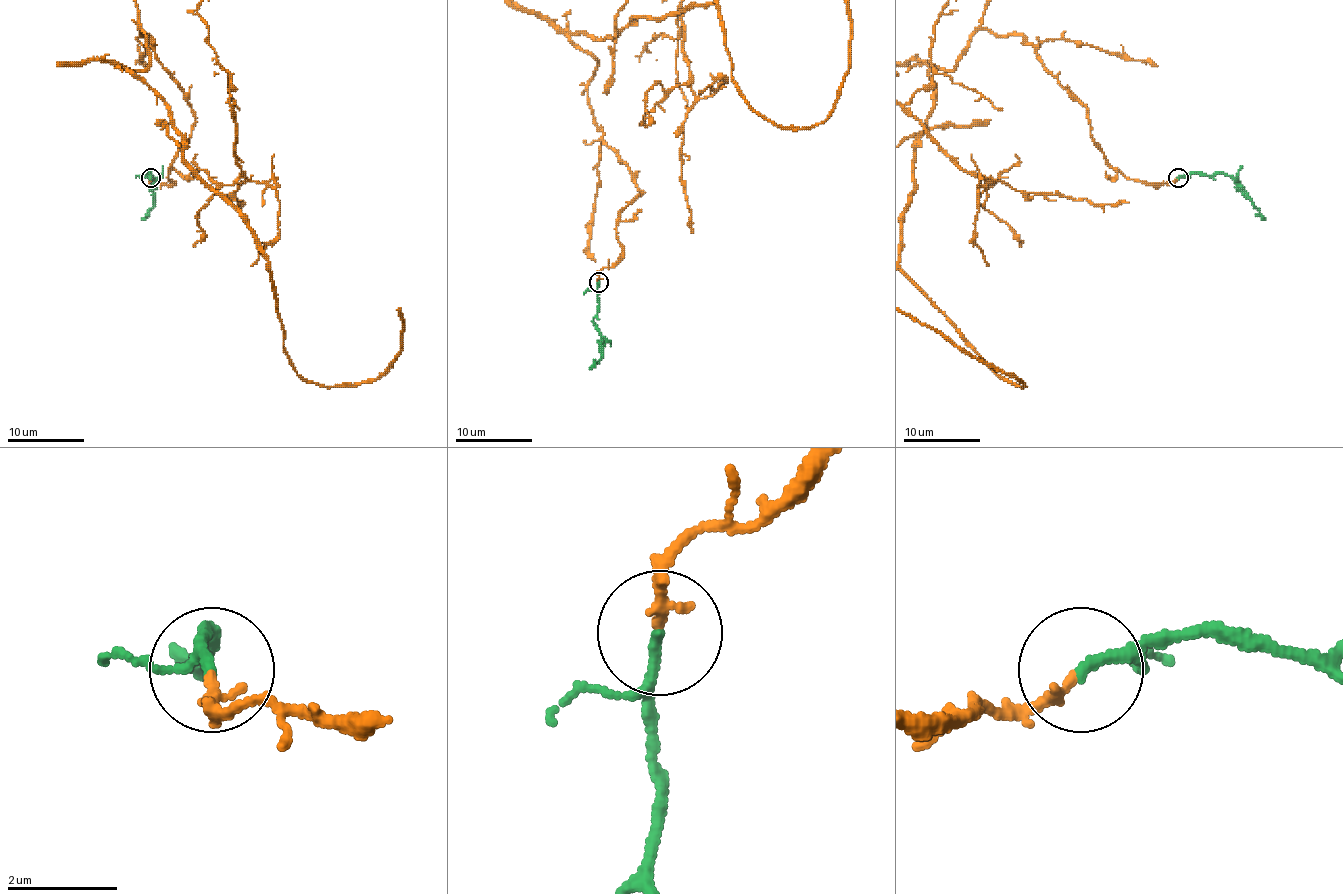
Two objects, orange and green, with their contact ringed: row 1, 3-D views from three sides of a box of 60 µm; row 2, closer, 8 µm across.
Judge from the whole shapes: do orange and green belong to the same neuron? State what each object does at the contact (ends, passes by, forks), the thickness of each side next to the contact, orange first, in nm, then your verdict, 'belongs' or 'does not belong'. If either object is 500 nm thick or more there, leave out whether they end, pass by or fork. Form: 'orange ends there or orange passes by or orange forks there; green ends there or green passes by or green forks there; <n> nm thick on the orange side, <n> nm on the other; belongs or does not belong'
orange ends there; green passes by; 190 nm thick on the orange side, 140 nm on the other; belongs

